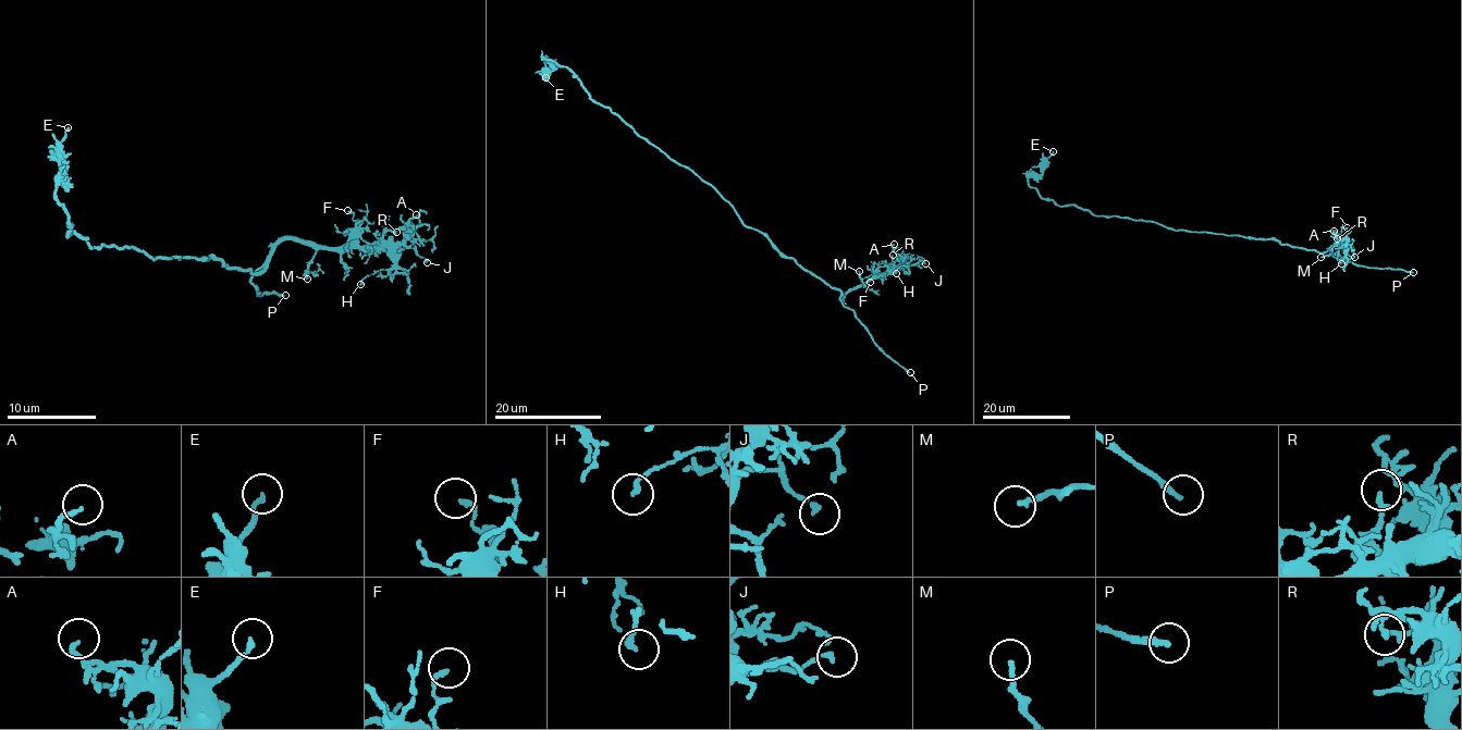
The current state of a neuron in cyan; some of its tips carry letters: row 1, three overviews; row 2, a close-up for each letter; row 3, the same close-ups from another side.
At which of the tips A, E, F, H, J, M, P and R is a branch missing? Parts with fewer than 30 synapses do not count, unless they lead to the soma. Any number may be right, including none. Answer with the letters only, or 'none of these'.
P

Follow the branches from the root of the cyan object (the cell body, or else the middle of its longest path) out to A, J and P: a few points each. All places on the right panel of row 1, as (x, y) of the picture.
A: (1204, 232), (1276, 239), (1324, 252), (1337, 238), (1339, 244), (1348, 246), (1346, 239), (1336, 236), (1334, 231)
J: (1204, 232), (1276, 239), (1324, 252), (1338, 238), (1338, 244), (1351, 248), (1354, 257)
P: (1204, 232), (1276, 239), (1318, 251), (1329, 250), (1341, 262), (1413, 272)

